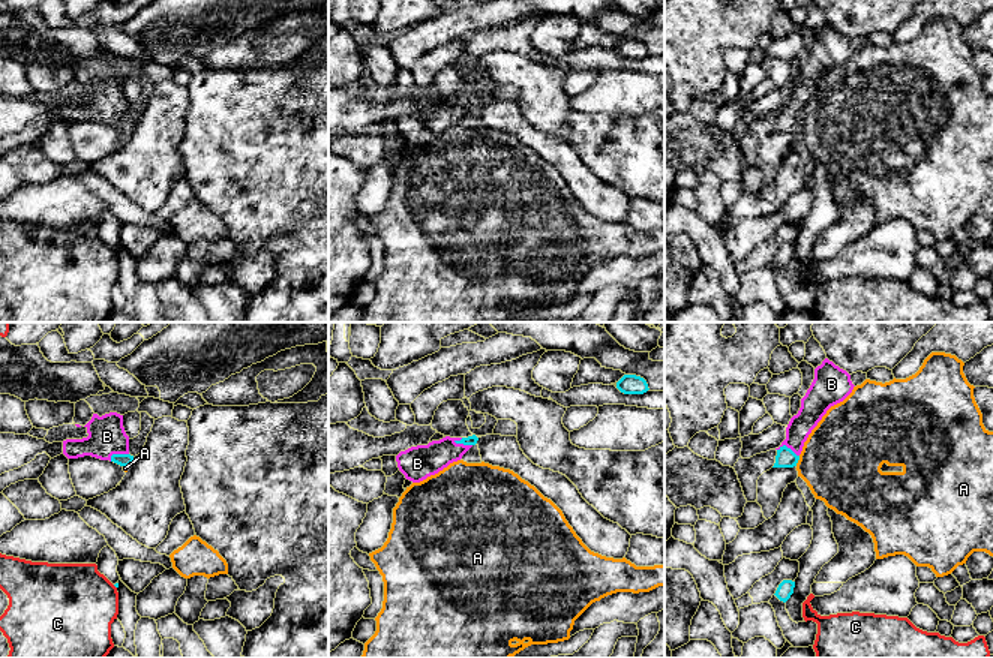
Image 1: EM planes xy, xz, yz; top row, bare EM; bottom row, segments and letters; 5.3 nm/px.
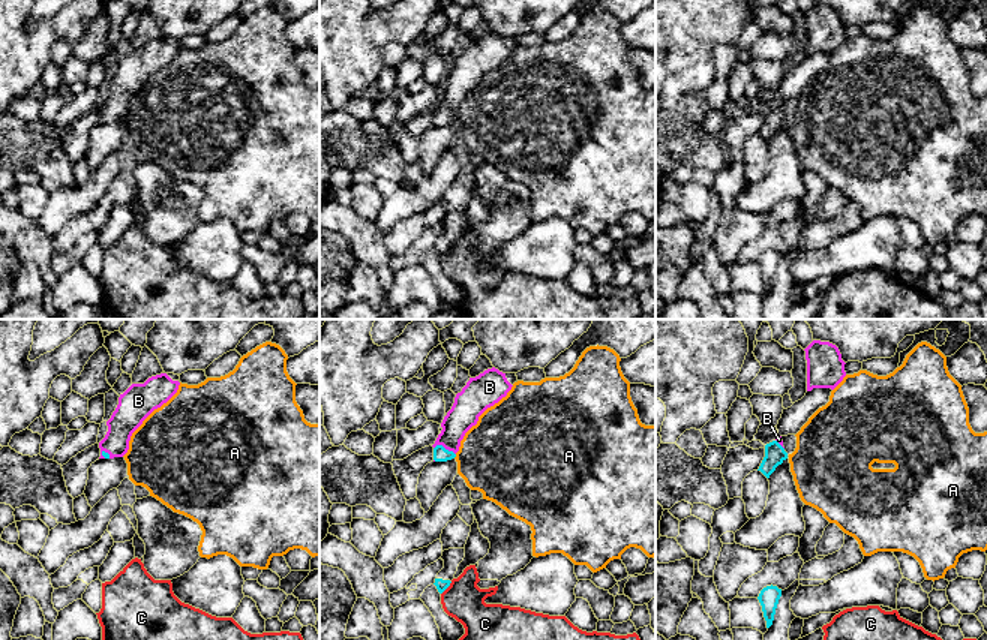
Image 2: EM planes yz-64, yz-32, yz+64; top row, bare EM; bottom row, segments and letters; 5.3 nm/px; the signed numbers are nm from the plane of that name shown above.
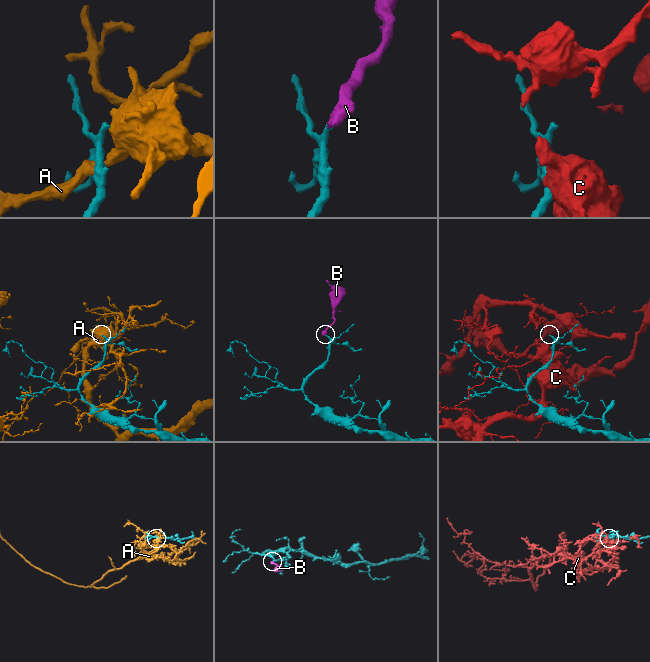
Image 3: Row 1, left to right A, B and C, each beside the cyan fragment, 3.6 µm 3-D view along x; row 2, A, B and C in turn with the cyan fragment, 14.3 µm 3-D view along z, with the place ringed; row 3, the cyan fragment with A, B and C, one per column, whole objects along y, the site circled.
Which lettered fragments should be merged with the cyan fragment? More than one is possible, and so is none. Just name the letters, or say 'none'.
B

